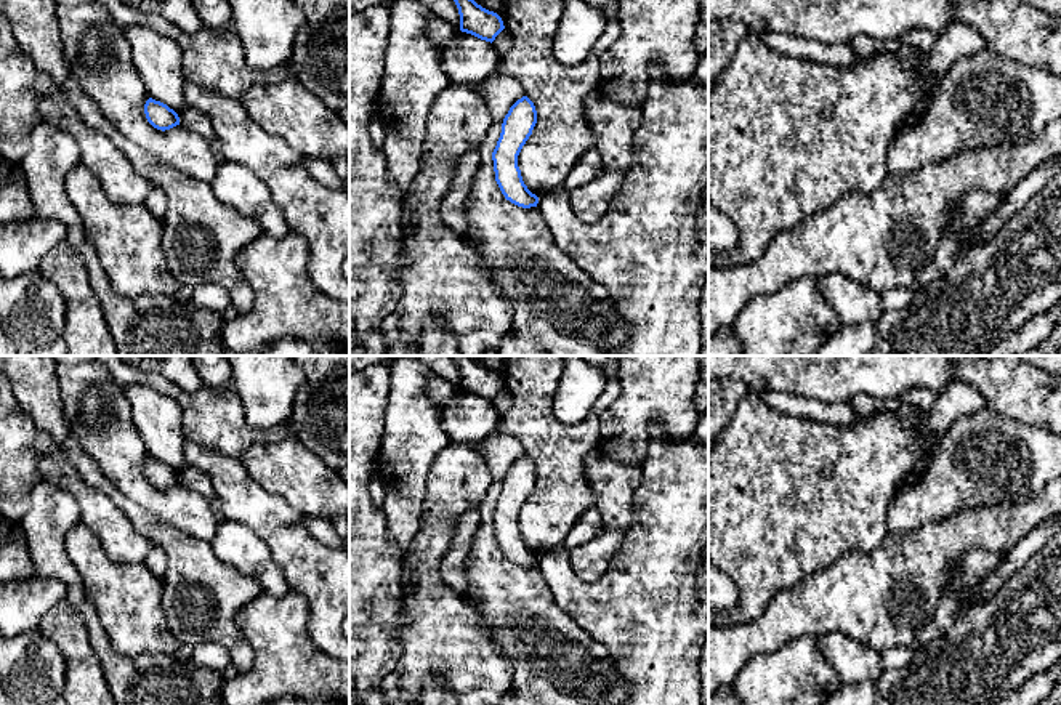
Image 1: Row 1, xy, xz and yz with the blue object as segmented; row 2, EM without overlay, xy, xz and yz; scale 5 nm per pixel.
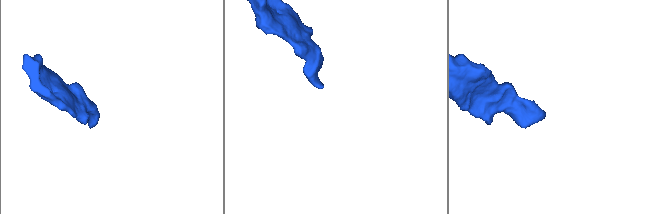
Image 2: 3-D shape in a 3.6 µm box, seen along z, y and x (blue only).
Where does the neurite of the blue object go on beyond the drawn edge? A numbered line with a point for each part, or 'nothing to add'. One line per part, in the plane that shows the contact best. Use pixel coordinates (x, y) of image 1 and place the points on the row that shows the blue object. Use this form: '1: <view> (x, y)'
nothing to add

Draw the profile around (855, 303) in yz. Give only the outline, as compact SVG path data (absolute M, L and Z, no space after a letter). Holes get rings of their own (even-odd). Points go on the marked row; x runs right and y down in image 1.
M841 272L821 277L819 287L835 311L840 328L875 324L885 311L878 292Z

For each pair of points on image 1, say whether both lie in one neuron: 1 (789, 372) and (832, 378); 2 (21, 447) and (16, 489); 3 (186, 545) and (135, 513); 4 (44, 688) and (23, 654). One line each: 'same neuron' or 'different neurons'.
1: same neuron
2: same neuron
3: same neuron
4: same neuron

